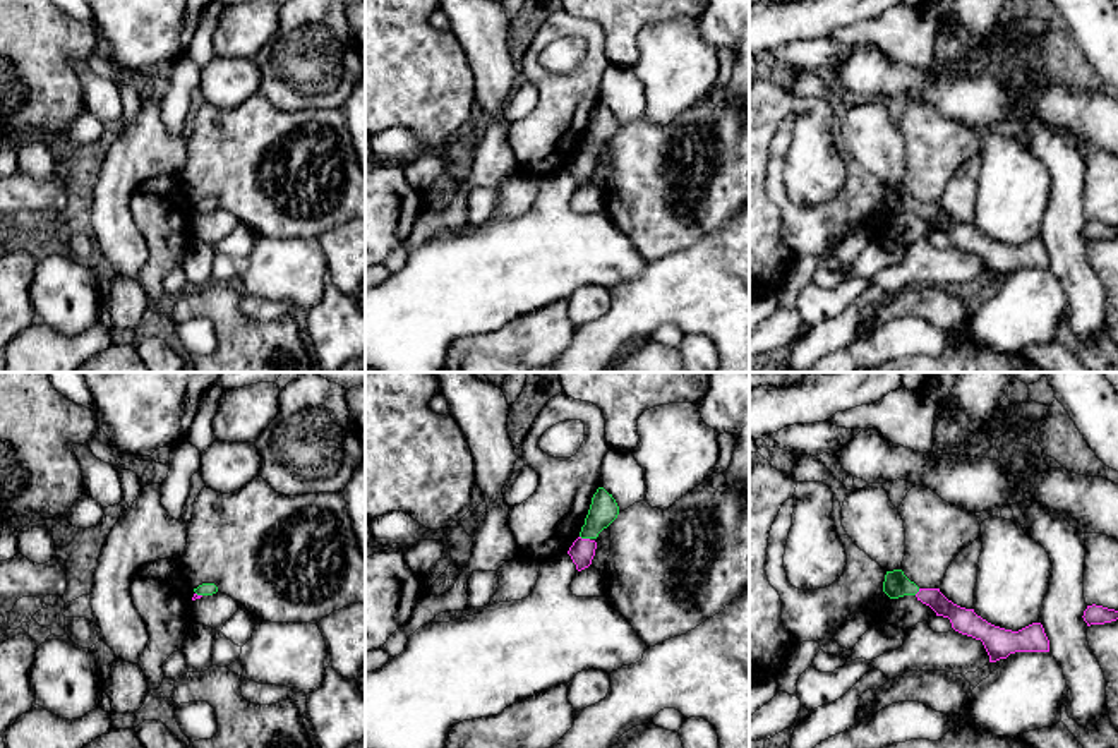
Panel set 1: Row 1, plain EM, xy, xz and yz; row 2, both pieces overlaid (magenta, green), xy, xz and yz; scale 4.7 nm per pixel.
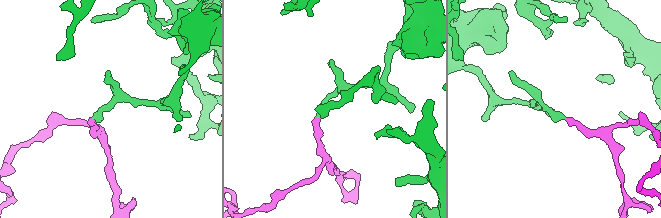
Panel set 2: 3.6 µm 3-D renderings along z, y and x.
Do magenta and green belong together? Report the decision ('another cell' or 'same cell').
same cell

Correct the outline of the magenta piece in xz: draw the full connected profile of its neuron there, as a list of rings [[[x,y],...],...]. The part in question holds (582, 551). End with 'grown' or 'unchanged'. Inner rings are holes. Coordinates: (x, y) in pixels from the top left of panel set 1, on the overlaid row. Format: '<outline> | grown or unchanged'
[[[598,487],[592,498],[592,504],[585,518],[585,525],[581,527],[580,537],[568,551],[578,571],[592,564],[597,549],[595,539],[617,518],[617,515],[619,506],[612,494],[609,494],[604,487]]] | grown

